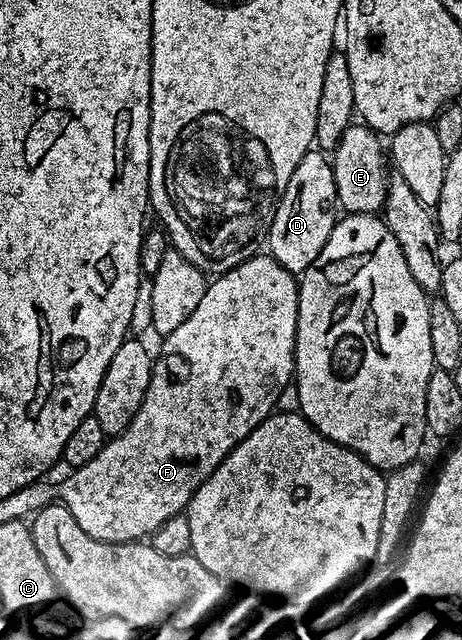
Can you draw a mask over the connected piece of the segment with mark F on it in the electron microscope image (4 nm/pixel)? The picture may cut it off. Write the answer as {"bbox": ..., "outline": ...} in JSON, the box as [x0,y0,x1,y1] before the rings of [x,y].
{"bbox":[60,254,298,544],"outline":[[[268,254],[251,256],[221,276],[212,277],[206,283],[203,298],[199,298],[199,306],[195,306],[195,310],[191,310],[189,317],[183,322],[179,322],[179,326],[175,326],[175,330],[164,333],[162,340],[165,341],[161,344],[161,353],[156,353],[147,394],[143,394],[143,402],[131,418],[129,425],[125,427],[124,432],[106,439],[103,450],[99,450],[99,454],[95,454],[95,458],[91,458],[91,462],[72,469],[68,473],[70,476],[65,481],[60,481],[60,503],[65,504],[67,510],[71,510],[75,522],[79,522],[79,526],[83,526],[83,530],[87,530],[87,534],[91,534],[91,538],[102,540],[108,544],[122,544],[128,540],[141,542],[151,537],[153,532],[159,530],[169,518],[184,513],[188,509],[195,490],[199,490],[199,486],[217,469],[219,462],[223,462],[223,458],[235,445],[243,438],[247,438],[247,434],[251,434],[251,430],[255,430],[255,426],[259,426],[271,415],[275,409],[279,392],[295,376],[293,355],[297,341],[298,287],[298,277],[283,266],[279,266],[279,262],[274,256]]]}

